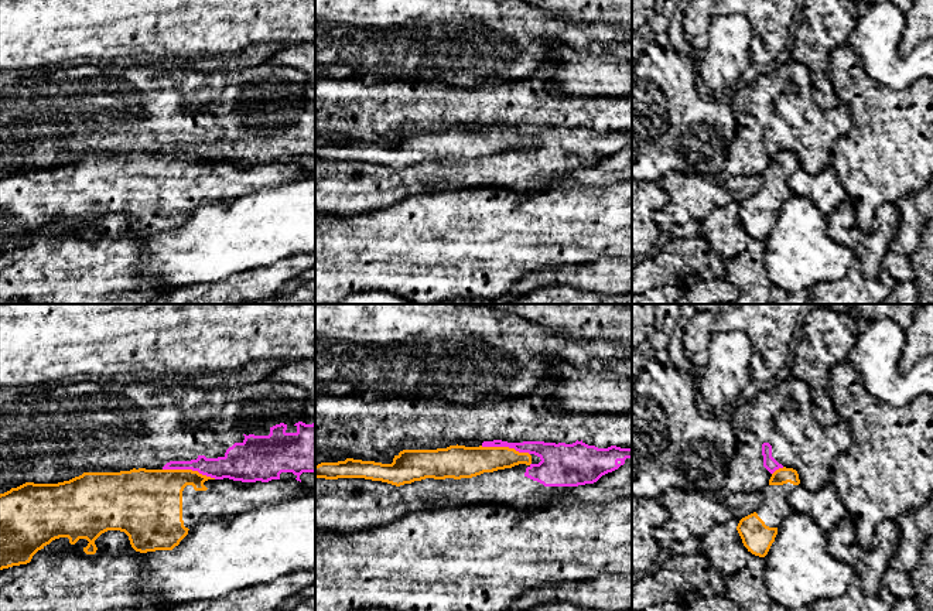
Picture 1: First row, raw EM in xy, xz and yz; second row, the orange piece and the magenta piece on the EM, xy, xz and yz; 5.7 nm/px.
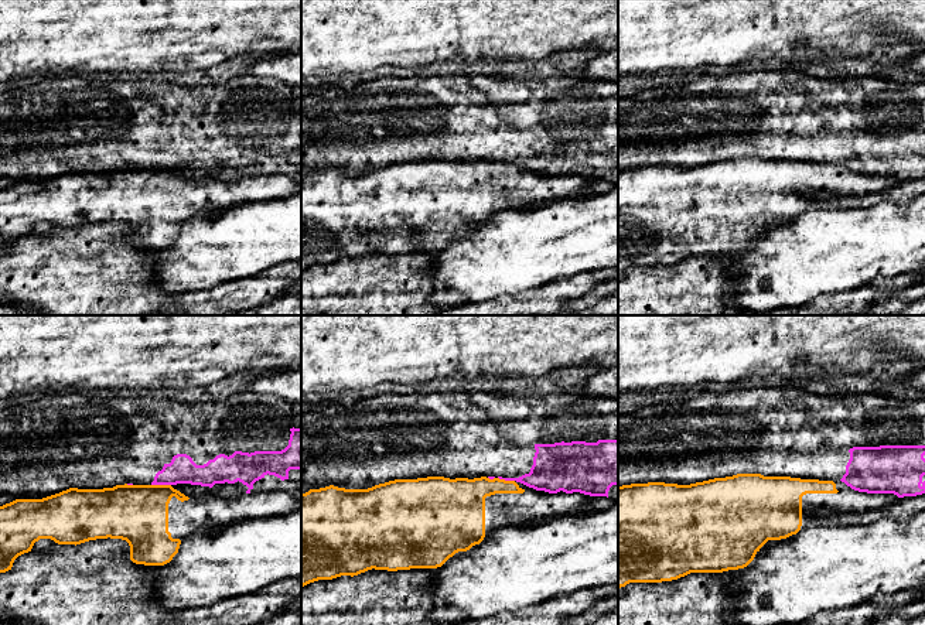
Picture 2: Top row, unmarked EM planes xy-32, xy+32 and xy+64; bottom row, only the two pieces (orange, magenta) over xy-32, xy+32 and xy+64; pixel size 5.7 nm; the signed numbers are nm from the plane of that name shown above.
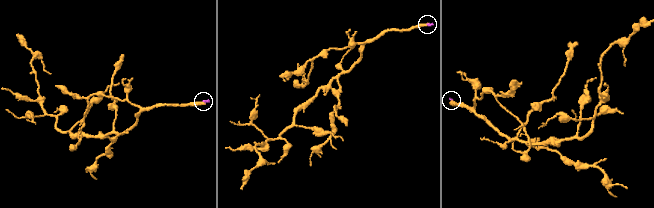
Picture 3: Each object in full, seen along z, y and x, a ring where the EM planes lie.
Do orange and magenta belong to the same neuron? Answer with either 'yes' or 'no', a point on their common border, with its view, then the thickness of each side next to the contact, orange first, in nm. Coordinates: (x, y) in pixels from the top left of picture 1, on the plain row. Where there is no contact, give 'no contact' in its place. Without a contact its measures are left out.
no | xy (190, 153) | 300/160 nm

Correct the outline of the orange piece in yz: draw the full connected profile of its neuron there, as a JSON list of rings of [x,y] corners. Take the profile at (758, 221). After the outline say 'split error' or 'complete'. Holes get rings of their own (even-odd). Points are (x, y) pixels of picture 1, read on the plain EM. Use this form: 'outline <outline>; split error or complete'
outline [[[793,151],[776,153],[763,171],[763,187],[756,195],[742,201],[737,214],[744,229],[755,239],[765,240],[775,225],[782,204],[793,194],[789,178],[800,167]]]; split error

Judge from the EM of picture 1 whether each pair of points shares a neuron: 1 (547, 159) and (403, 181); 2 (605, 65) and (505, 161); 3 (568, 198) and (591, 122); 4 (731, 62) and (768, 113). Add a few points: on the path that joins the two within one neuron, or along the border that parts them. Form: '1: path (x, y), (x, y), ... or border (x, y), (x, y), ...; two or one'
1: path (512, 170), (489, 170), (475, 174), (438, 177); one
2: border (571, 94), (585, 98); two
3: border (559, 180), (527, 194); two
4: border (734, 89), (728, 98); two

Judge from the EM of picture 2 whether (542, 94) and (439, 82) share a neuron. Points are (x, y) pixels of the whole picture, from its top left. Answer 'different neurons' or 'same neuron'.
same neuron

